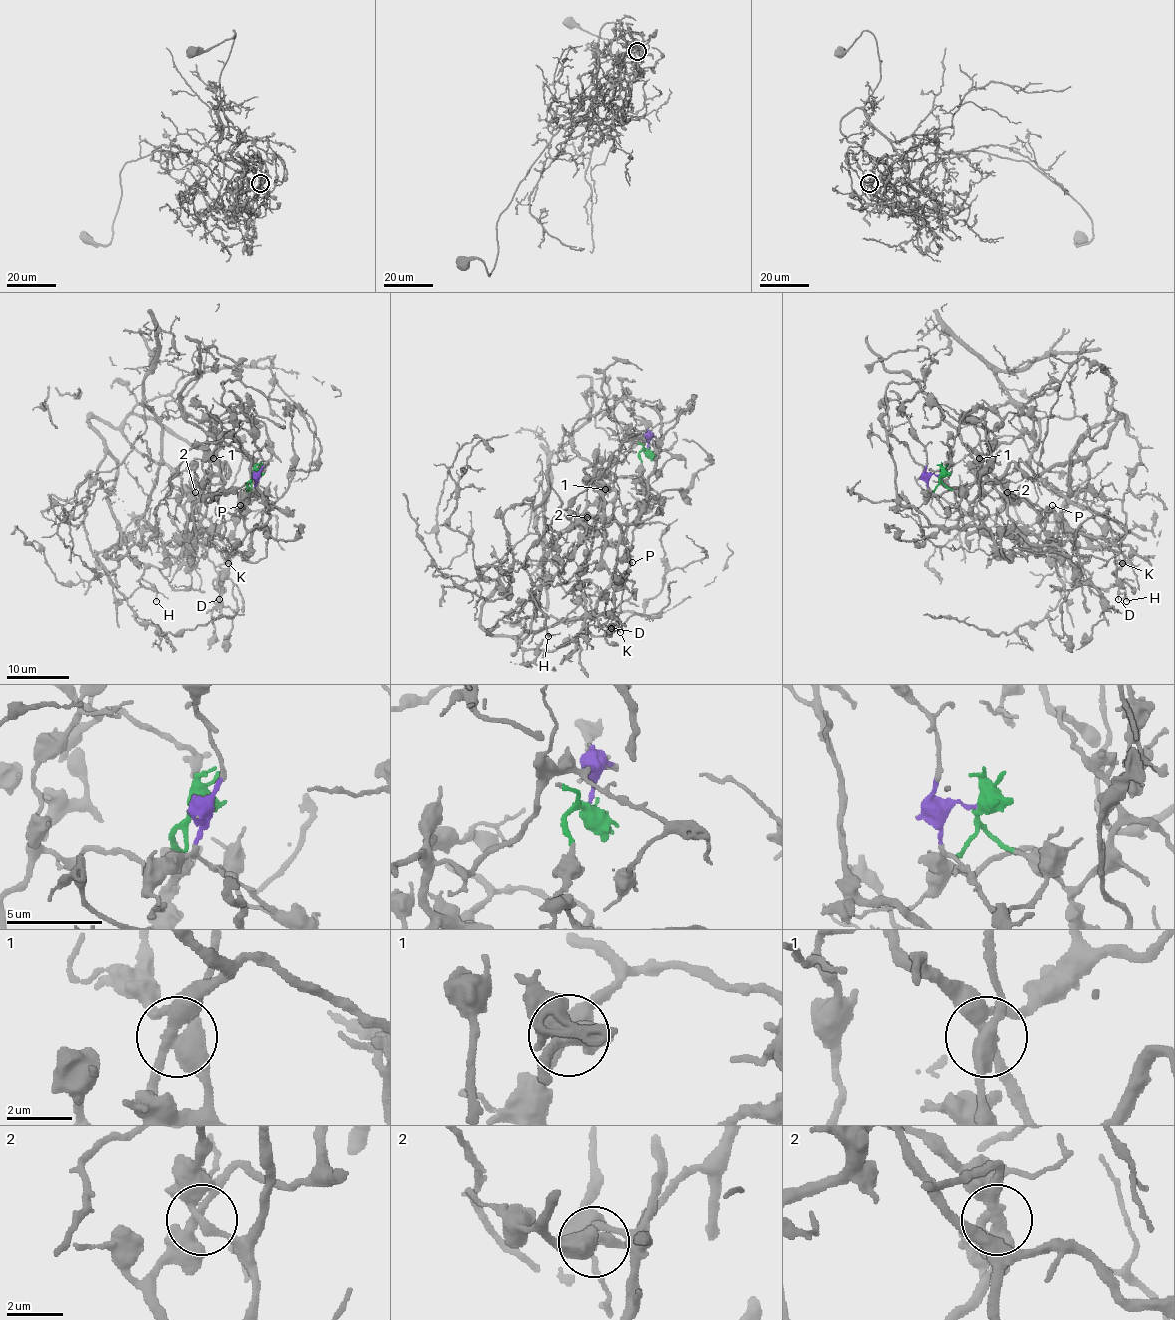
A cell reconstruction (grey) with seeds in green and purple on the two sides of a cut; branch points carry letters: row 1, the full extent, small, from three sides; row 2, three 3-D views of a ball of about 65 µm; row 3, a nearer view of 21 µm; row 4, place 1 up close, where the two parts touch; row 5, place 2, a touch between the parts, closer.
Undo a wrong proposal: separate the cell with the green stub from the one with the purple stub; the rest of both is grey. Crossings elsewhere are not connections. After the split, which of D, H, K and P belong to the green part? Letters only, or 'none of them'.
D, P

